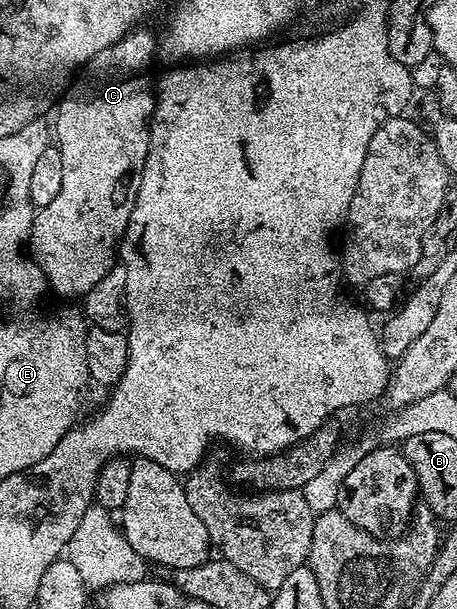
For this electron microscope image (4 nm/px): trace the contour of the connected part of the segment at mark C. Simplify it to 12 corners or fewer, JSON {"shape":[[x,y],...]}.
{"shape":[[158,38],[99,51],[56,106],[63,188],[28,248],[84,298],[139,195]]}

